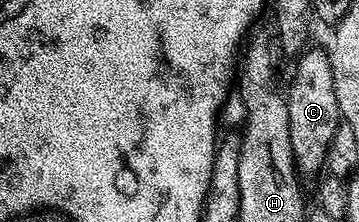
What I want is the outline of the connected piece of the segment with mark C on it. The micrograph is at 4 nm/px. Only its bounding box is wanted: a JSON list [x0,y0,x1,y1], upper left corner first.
[286,49,342,175]

